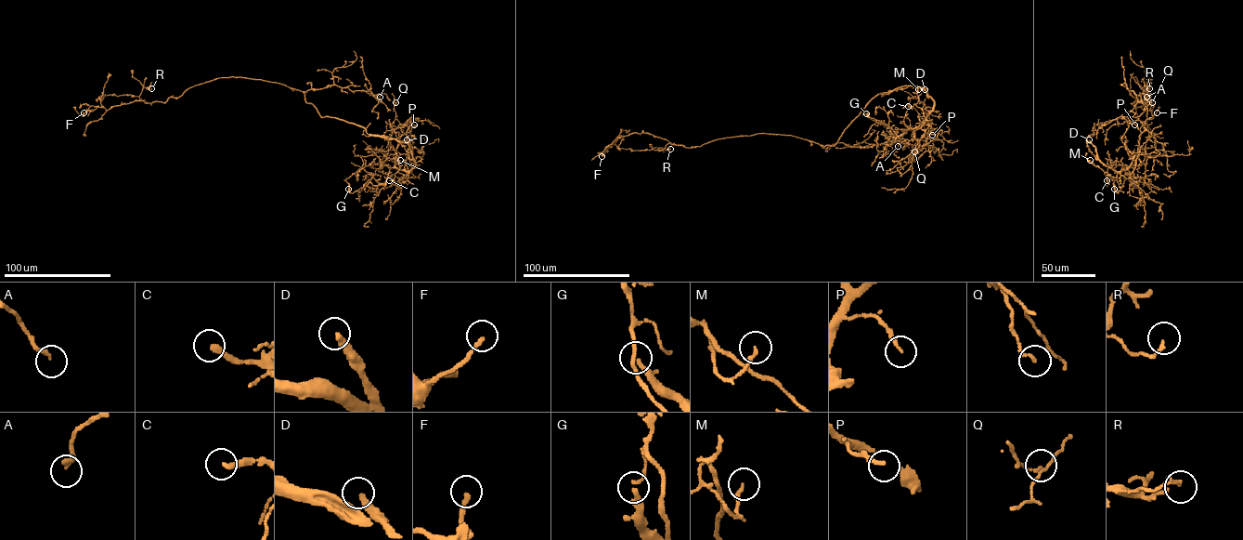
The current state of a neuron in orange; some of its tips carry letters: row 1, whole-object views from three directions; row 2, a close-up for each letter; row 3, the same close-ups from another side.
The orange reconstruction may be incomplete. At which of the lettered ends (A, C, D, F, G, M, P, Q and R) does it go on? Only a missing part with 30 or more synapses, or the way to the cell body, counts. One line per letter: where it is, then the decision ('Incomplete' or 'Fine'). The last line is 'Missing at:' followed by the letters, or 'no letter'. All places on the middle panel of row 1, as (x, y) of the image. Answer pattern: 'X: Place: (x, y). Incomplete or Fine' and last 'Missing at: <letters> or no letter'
A: Place: (898, 146). Fine
C: Place: (908, 106). Fine
D: Place: (925, 89). Incomplete
F: Place: (602, 156). Fine
G: Place: (866, 113). Fine
M: Place: (918, 89). Fine
P: Place: (932, 135). Fine
Q: Place: (914, 151). Fine
R: Place: (670, 149). Fine
Missing at: D

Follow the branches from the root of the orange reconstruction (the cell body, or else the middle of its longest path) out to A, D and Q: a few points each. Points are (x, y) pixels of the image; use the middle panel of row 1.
A: (837, 141), (823, 148), (838, 143), (867, 148), (896, 139), (899, 142), (898, 146)
D: (837, 141), (844, 130), (878, 94), (905, 85), (926, 91), (925, 89)
Q: (837, 141), (875, 96), (916, 85), (925, 90), (934, 106), (913, 129), (917, 141), (909, 143), (914, 151)

